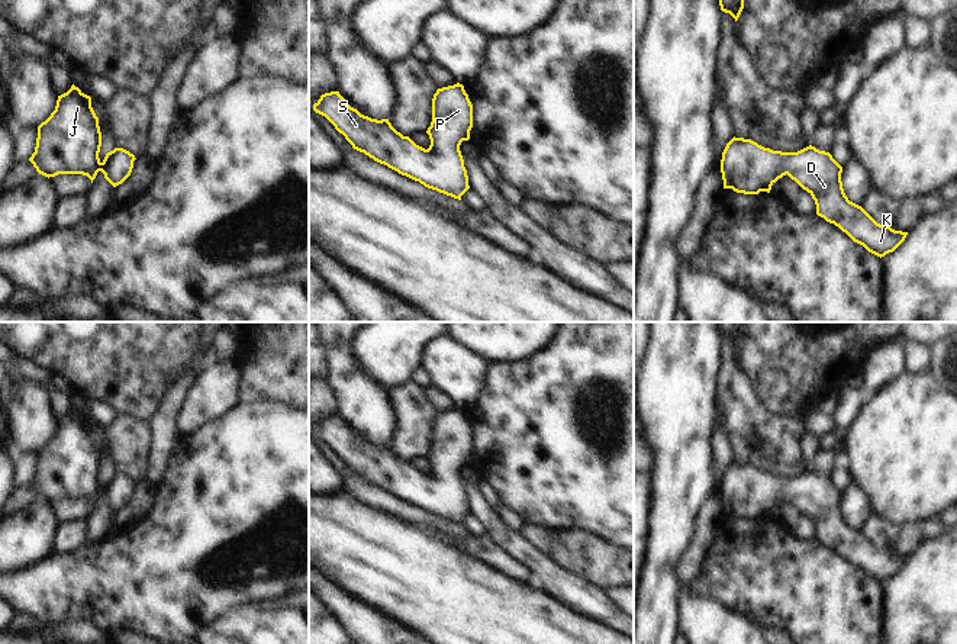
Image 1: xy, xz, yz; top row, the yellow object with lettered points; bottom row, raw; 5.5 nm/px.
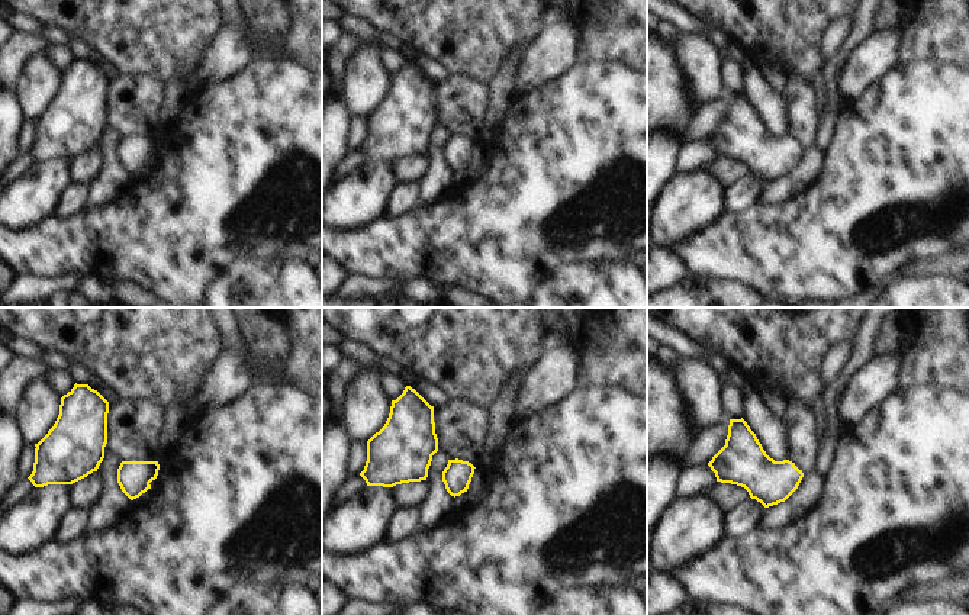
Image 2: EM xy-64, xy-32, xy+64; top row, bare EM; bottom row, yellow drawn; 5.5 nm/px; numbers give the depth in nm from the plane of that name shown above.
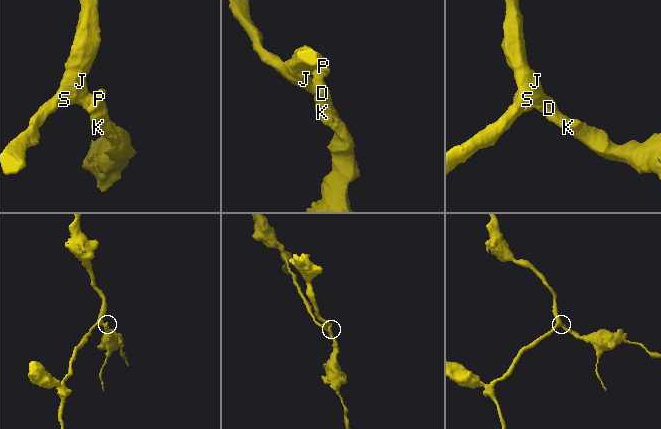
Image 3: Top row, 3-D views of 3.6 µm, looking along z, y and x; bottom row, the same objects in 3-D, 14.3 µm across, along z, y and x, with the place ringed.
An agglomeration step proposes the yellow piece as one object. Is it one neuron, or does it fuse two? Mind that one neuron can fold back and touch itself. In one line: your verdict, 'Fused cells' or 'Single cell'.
Single cell.

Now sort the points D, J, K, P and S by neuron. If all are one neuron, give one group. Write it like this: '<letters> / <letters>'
D J K P S

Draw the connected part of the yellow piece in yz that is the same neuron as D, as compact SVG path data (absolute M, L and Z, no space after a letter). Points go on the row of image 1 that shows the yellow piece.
M734 136L722 152L721 173L724 189L732 189L744 194L770 193L771 186L787 174L812 196L818 216L838 226L854 242L880 258L893 252L908 235L908 232L895 231L890 226L877 223L861 206L850 202L842 189L842 167L829 152L819 151L812 145L798 152L782 152L764 148L751 139Z

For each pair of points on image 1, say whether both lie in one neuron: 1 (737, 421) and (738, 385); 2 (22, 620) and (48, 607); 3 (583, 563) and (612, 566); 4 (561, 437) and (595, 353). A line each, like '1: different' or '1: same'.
1: same
2: different
3: same
4: same

